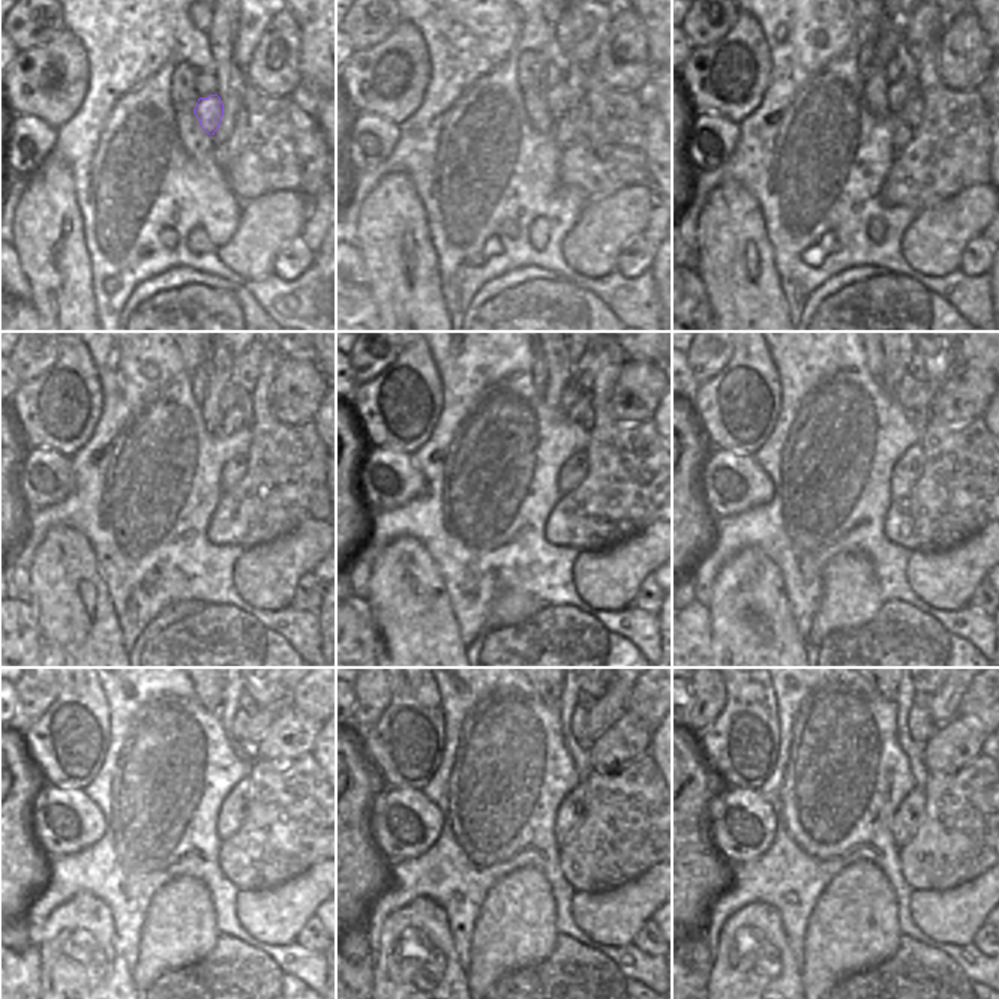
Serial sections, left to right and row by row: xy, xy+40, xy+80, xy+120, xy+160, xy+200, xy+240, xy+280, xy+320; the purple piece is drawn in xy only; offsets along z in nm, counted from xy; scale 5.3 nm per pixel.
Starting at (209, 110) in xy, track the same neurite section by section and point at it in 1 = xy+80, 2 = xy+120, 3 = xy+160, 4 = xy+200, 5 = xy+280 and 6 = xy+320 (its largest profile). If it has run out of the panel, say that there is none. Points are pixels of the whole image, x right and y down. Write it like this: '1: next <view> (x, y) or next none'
1: next xy+80 (900, 90)
2: next xy+120 (239, 417)
3: next xy+160 (581, 413)
4: next xy+200 (920, 413)
5: next xy+280 (614, 704)
6: next xy+320 (945, 702)

